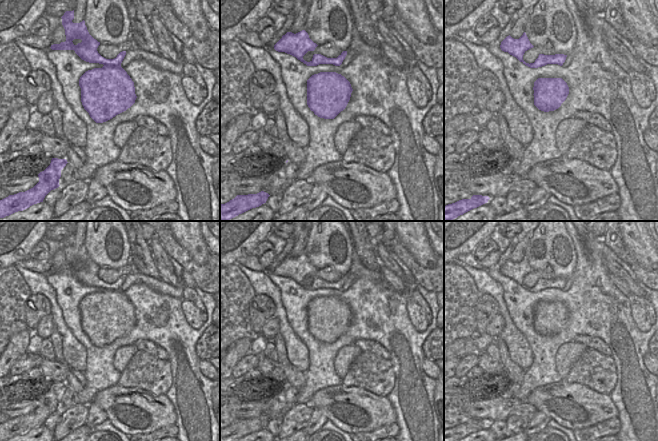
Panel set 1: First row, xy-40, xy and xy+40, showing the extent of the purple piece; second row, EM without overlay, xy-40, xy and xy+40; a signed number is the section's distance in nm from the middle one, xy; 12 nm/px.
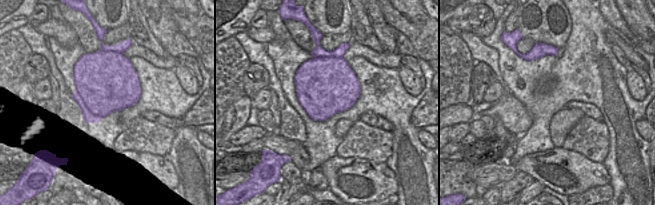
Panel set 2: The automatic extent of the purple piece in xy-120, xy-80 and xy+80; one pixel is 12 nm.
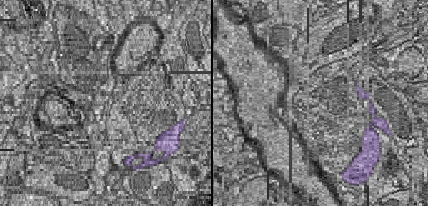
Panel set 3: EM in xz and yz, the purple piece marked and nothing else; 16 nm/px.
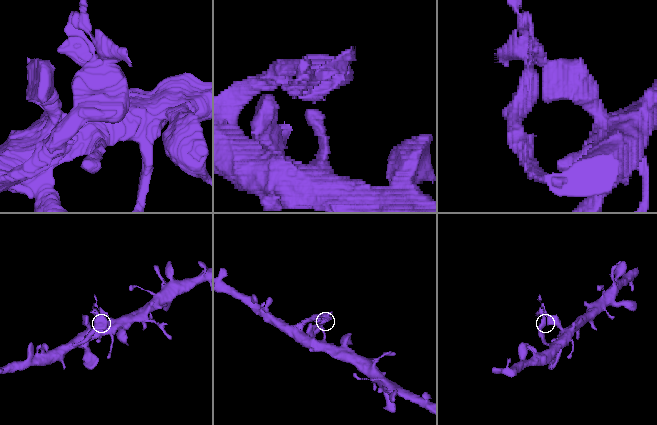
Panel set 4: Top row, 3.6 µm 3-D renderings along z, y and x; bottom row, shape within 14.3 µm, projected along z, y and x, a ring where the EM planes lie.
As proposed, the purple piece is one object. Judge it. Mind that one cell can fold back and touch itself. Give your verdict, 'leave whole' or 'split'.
split

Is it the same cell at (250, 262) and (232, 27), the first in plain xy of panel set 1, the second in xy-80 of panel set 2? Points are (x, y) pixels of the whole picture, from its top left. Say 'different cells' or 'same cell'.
different cells

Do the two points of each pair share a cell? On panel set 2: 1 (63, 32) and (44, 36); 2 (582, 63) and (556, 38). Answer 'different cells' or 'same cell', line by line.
1: same cell
2: different cells

